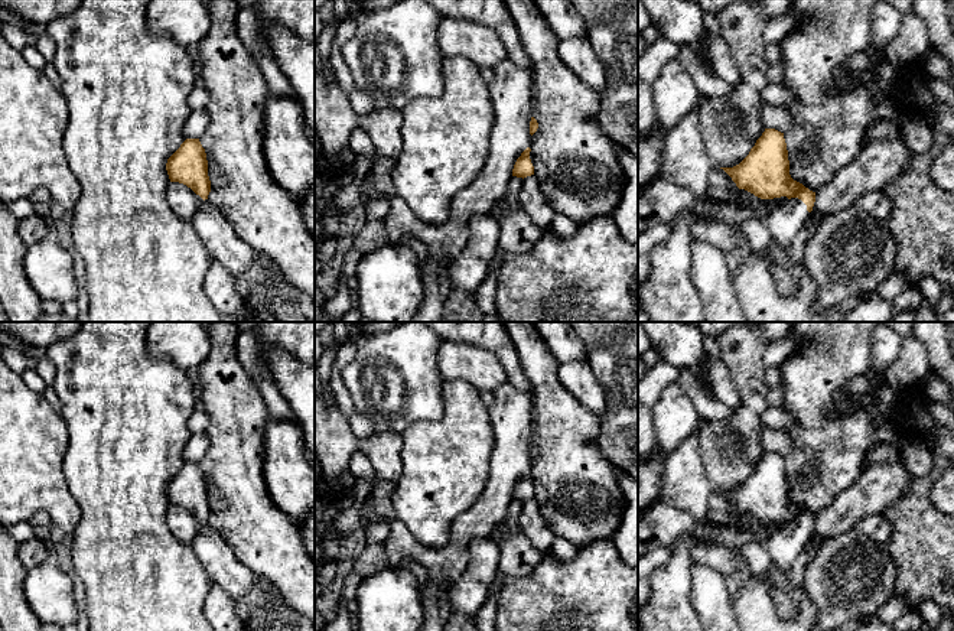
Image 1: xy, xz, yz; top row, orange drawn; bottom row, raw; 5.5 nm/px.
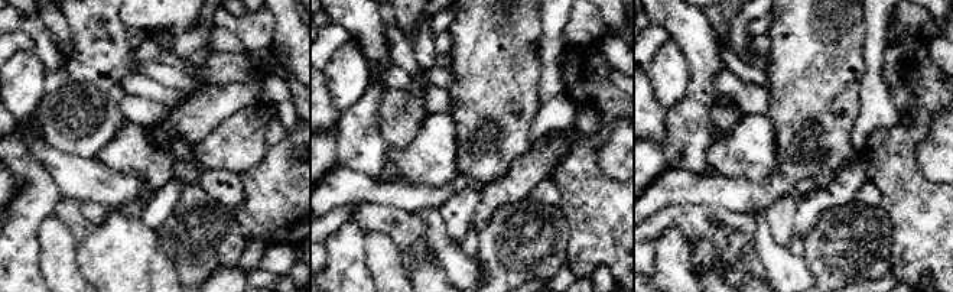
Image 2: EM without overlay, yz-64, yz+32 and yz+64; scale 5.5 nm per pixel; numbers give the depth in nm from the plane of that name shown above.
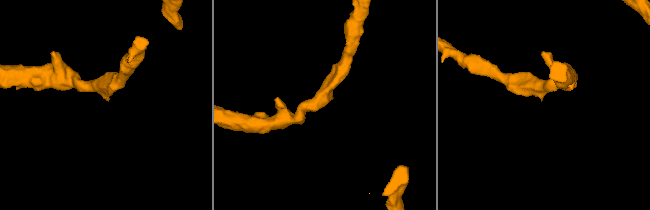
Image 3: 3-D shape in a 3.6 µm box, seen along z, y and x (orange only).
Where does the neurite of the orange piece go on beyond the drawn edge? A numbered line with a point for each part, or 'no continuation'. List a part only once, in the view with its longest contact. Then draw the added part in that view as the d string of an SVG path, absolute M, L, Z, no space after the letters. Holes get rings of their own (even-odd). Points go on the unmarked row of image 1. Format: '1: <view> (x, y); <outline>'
1: yz (784, 546); M788 523L766 541L771 562L779 569L791 572L795 557L802 552L808 539L807 528L801 523Z

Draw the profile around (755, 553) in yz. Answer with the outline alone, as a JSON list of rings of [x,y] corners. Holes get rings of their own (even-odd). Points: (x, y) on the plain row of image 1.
[[[752,541],[736,550],[745,557],[750,575],[765,578],[771,565],[766,543]]]

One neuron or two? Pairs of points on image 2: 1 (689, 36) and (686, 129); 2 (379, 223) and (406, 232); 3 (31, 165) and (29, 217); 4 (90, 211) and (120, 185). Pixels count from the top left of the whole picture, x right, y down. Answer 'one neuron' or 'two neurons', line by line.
1: one neuron
2: one neuron
3: one neuron
4: two neurons

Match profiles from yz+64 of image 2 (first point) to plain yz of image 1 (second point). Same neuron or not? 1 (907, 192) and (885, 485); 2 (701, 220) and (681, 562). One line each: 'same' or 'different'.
1: different
2: different

